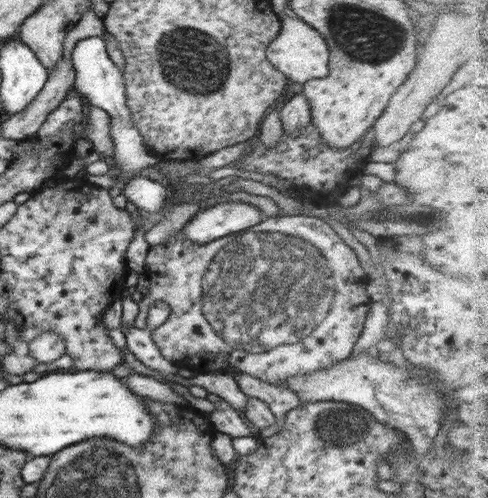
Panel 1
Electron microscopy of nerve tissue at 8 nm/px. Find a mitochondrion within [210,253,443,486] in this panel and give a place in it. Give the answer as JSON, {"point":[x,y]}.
{"point":[338,428]}

